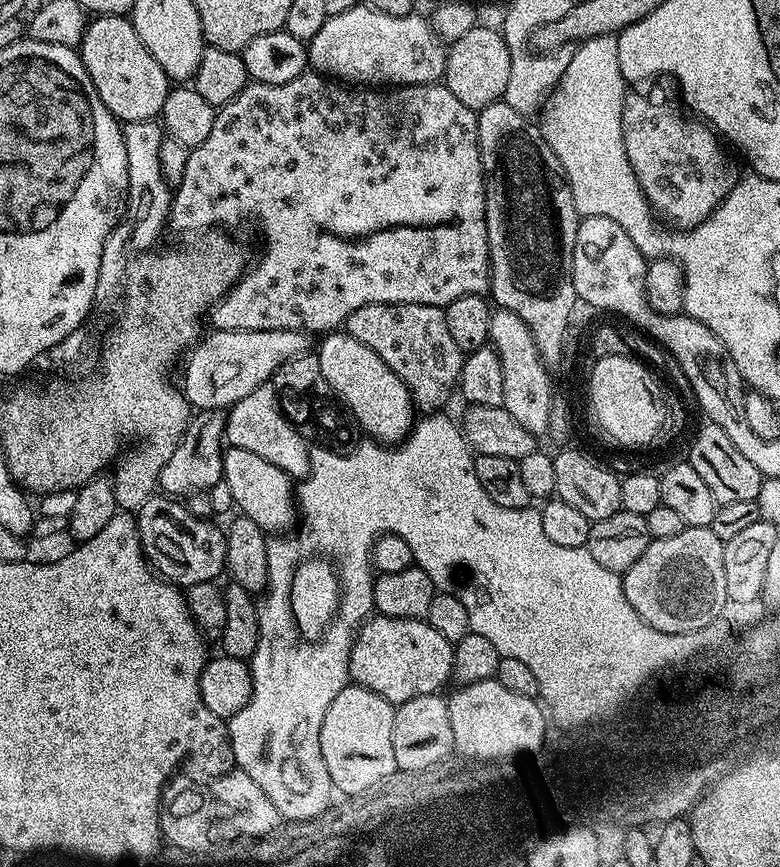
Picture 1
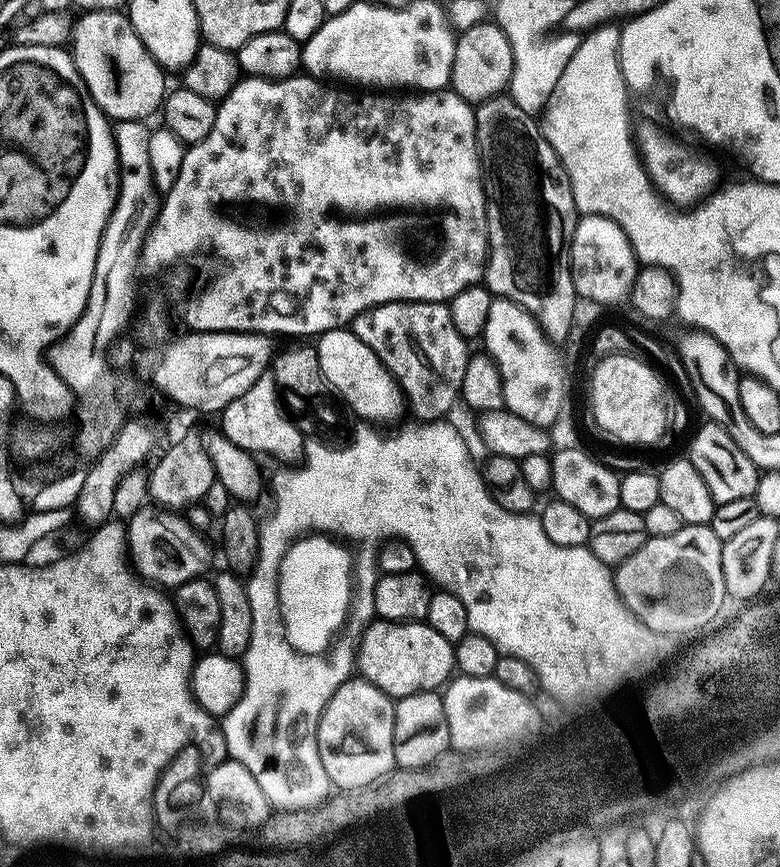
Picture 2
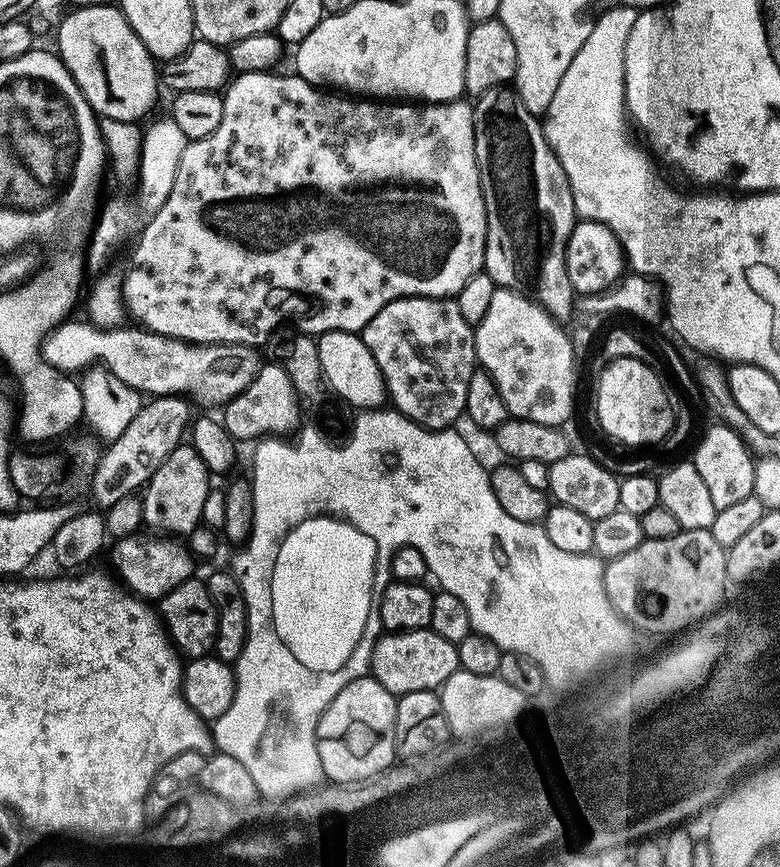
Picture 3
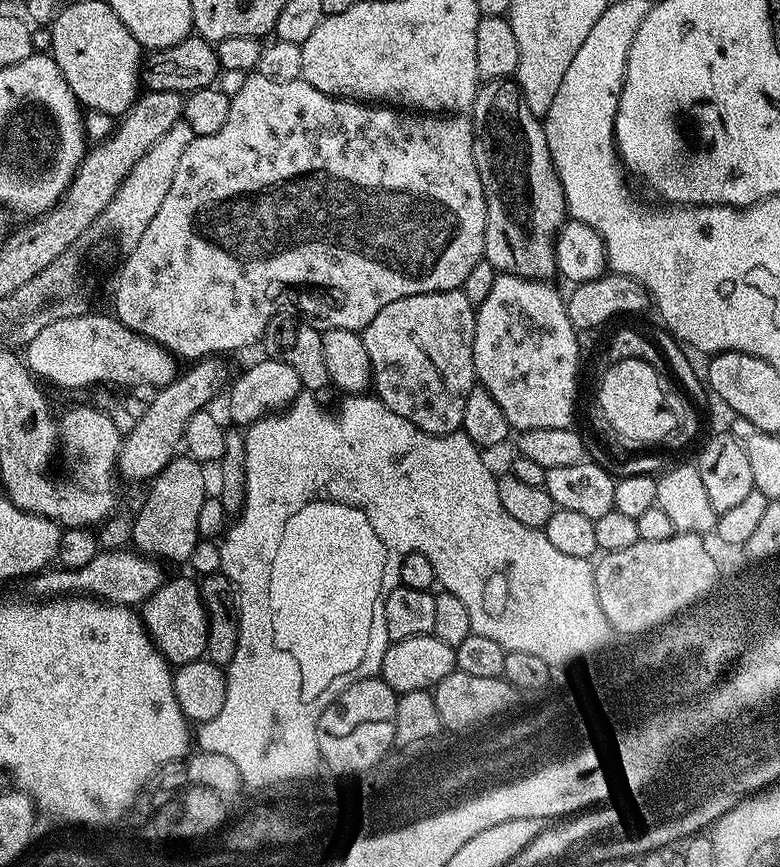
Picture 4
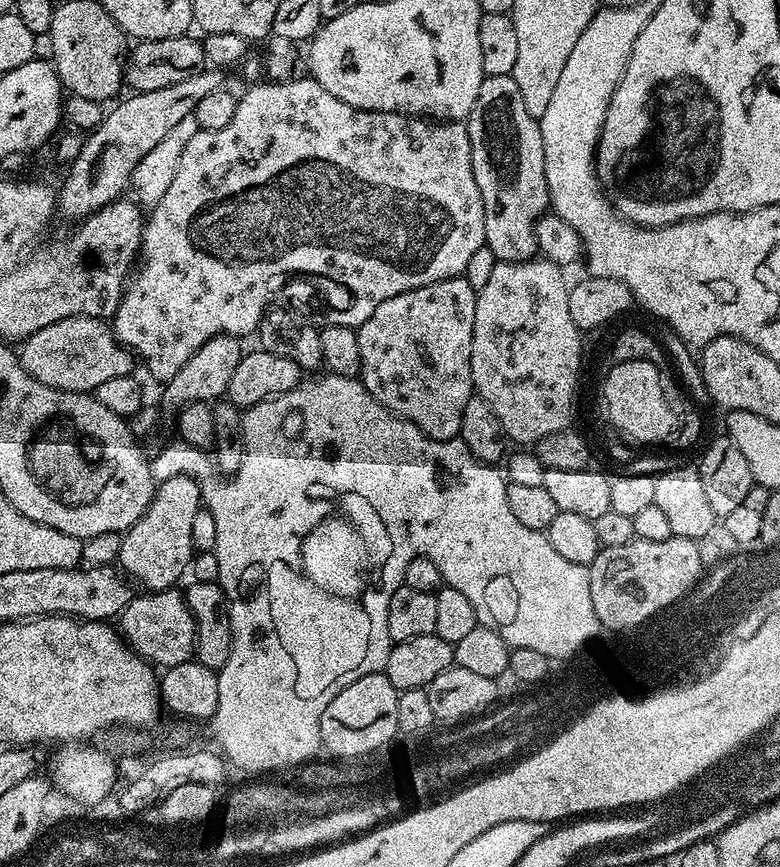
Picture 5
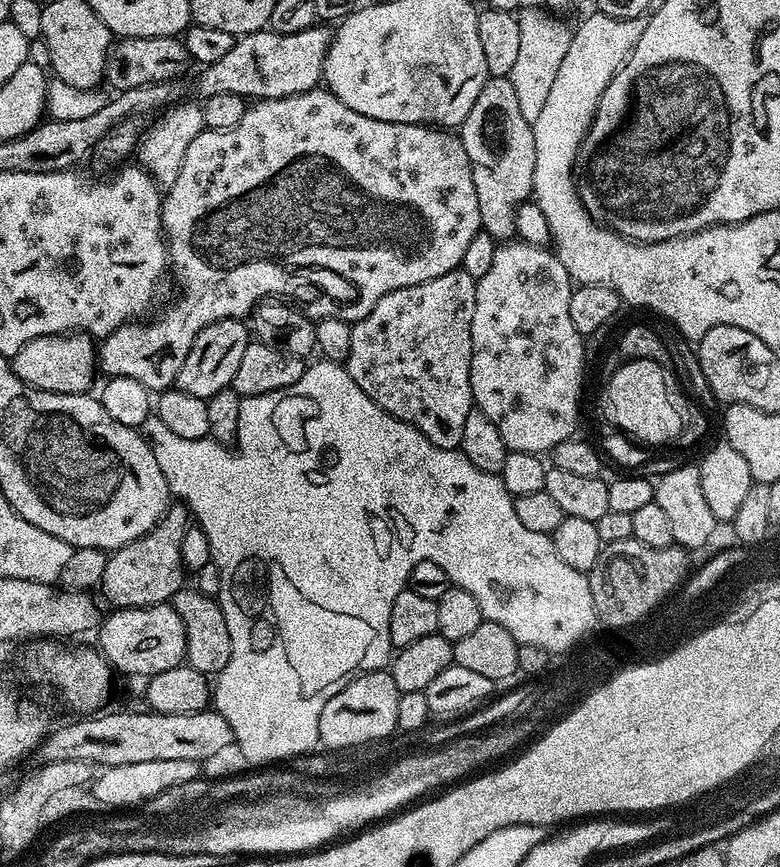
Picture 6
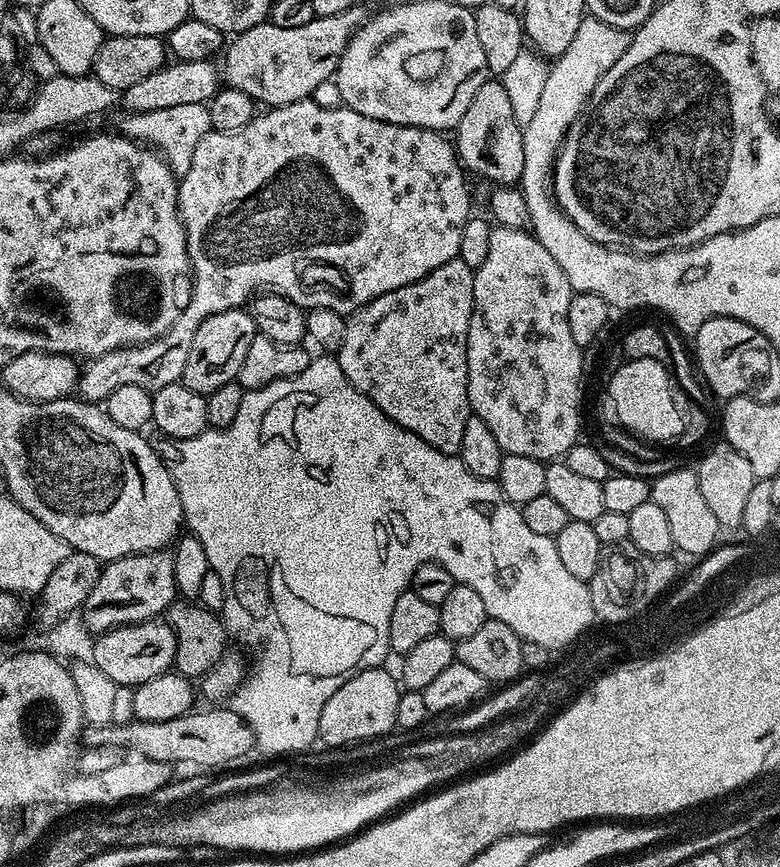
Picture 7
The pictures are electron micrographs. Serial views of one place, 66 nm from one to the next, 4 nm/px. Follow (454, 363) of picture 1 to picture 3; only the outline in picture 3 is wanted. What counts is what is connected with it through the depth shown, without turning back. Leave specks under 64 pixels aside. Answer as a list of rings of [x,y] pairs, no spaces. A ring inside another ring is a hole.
[[[407,296],[390,302],[362,329],[362,338],[378,362],[378,370],[384,379],[387,399],[391,407],[408,420],[423,428],[448,430],[459,416],[465,415],[468,380],[474,371],[474,328],[462,318],[462,310],[455,299],[435,296]]]

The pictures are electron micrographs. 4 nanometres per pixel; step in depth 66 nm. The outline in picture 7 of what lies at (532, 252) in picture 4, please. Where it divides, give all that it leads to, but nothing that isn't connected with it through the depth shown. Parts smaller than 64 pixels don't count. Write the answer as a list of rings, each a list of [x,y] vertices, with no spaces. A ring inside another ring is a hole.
[[[496,78],[484,80],[454,129],[454,147],[461,164],[471,173],[481,172],[486,179],[496,180],[492,182],[497,185],[515,185],[522,174],[523,142],[524,129],[514,118],[506,86]]]

